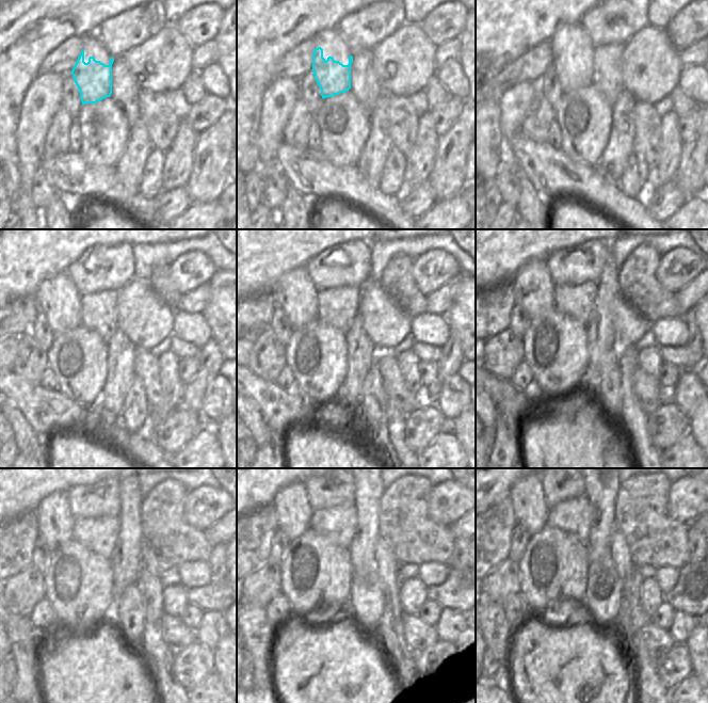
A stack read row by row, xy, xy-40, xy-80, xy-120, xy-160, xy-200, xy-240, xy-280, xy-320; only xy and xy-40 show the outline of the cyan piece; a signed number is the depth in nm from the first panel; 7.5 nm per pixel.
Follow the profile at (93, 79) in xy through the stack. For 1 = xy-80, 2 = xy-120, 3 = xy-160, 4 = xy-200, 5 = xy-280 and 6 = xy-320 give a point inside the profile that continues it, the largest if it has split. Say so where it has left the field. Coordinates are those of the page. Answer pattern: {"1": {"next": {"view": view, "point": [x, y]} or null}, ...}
{"1": {"next": {"view": "xy-80", "point": [572, 75]}}, "2": {"next": {"view": "xy-120", "point": [58, 297]}}, "3": {"next": {"view": "xy-160", "point": [295, 293]}}, "4": {"next": {"view": "xy-200", "point": [533, 286]}}, "5": {"next": {"view": "xy-280", "point": [291, 504]}}, "6": {"next": {"view": "xy-320", "point": [531, 509]}}}

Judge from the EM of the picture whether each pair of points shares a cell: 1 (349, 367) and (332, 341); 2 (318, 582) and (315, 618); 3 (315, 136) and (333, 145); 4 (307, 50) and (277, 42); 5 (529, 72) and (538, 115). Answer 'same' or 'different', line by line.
1: same
2: same
3: different
4: different
5: different

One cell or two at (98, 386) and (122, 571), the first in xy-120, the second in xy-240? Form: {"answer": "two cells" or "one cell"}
{"answer": "two cells"}

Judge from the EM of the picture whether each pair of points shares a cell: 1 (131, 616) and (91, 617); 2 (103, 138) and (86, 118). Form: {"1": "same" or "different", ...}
{"1": "different", "2": "same"}

